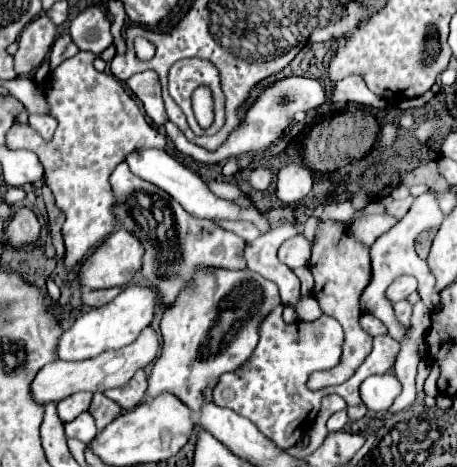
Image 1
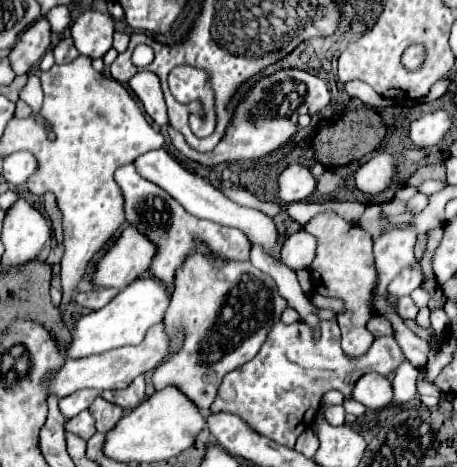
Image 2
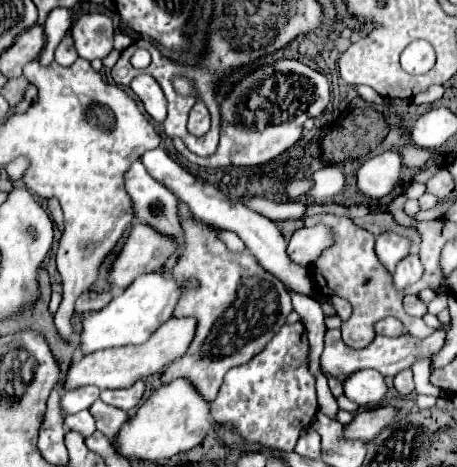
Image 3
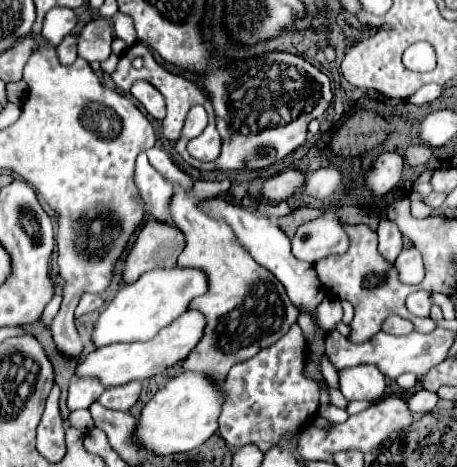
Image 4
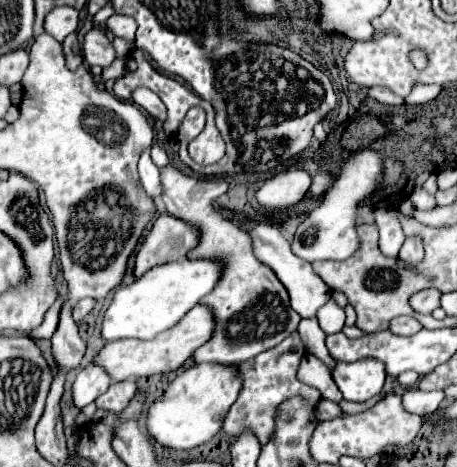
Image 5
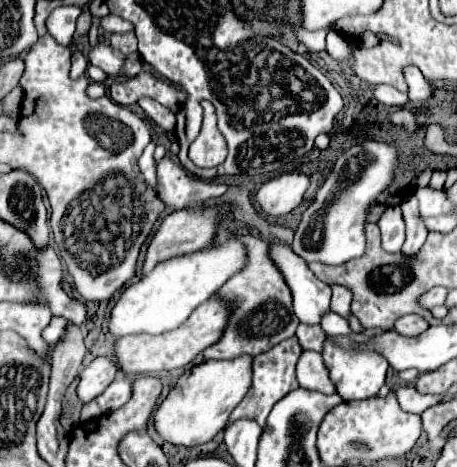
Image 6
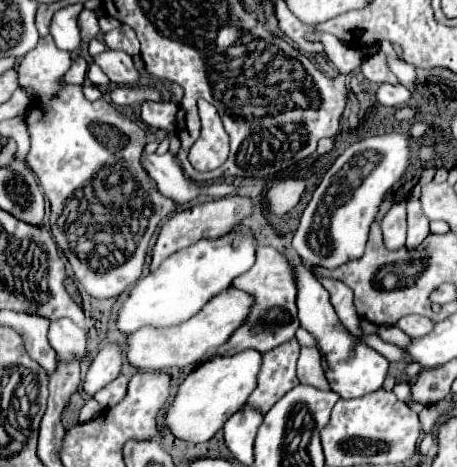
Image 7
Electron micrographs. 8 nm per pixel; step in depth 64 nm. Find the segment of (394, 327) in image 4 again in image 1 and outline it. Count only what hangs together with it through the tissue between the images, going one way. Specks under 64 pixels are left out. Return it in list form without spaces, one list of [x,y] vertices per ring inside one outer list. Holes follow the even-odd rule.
[[[364,314],[364,316],[360,318],[360,324],[362,324],[362,328],[364,328],[370,336],[380,336],[380,334],[386,334],[386,332],[388,332],[388,328],[386,328],[380,320],[376,320],[372,314]]]

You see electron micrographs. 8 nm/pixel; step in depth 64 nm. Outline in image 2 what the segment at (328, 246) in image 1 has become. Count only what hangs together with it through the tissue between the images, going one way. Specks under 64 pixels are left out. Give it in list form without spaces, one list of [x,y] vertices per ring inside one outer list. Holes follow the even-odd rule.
[[[334,212],[314,216],[304,228],[320,240],[316,258],[310,264],[314,288],[318,294],[342,298],[346,302],[344,314],[338,314],[338,326],[342,330],[342,348],[348,356],[362,356],[372,346],[372,332],[366,328],[368,316],[376,316],[374,294],[378,286],[378,270],[372,254],[372,236],[358,224],[346,222]]]

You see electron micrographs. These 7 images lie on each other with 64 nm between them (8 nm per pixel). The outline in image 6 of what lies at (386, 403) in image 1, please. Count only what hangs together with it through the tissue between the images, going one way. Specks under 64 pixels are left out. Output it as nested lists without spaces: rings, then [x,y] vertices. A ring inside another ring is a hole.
[[[326,340],[322,356],[324,356],[324,362],[328,366],[330,380],[334,382],[336,392],[342,396],[344,402],[376,396],[378,390],[384,386],[388,360],[382,354],[378,354],[376,350],[370,350],[370,348],[360,348],[360,350],[356,350],[356,348],[340,348],[334,342]]]

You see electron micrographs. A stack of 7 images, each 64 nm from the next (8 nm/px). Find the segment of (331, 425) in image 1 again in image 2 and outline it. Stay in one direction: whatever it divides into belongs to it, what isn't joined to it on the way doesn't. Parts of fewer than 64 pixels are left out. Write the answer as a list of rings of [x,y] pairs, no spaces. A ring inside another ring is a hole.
[[[322,404],[322,410],[324,410],[324,416],[330,424],[334,426],[340,426],[344,424],[344,408],[342,406],[334,406],[334,404]]]

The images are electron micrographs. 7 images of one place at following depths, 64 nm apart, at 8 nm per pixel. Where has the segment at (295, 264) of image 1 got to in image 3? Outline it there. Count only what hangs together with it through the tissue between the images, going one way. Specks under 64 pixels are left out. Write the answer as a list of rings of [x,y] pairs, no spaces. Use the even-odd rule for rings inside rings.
[[[316,224],[312,228],[304,226],[292,234],[288,242],[288,254],[292,256],[292,260],[296,260],[296,264],[310,266],[316,260],[316,256],[320,256],[332,244],[334,244],[332,228],[324,224]]]

